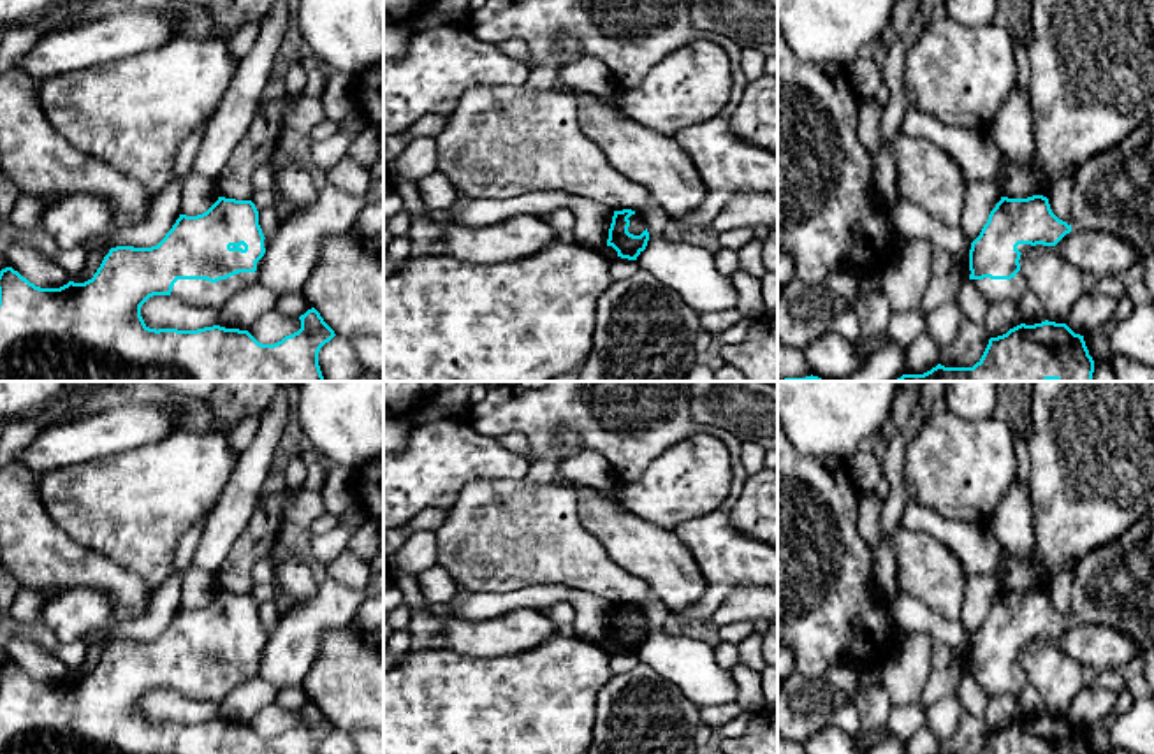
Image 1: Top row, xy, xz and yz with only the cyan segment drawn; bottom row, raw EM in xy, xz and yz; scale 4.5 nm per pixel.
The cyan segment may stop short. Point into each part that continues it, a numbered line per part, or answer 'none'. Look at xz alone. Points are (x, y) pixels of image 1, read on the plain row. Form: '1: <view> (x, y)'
none

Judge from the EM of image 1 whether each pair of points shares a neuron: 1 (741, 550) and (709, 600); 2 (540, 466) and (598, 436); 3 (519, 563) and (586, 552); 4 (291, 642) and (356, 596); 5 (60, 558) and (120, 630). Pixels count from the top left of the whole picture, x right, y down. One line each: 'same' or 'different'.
1: same
2: different
3: same
4: same
5: different

